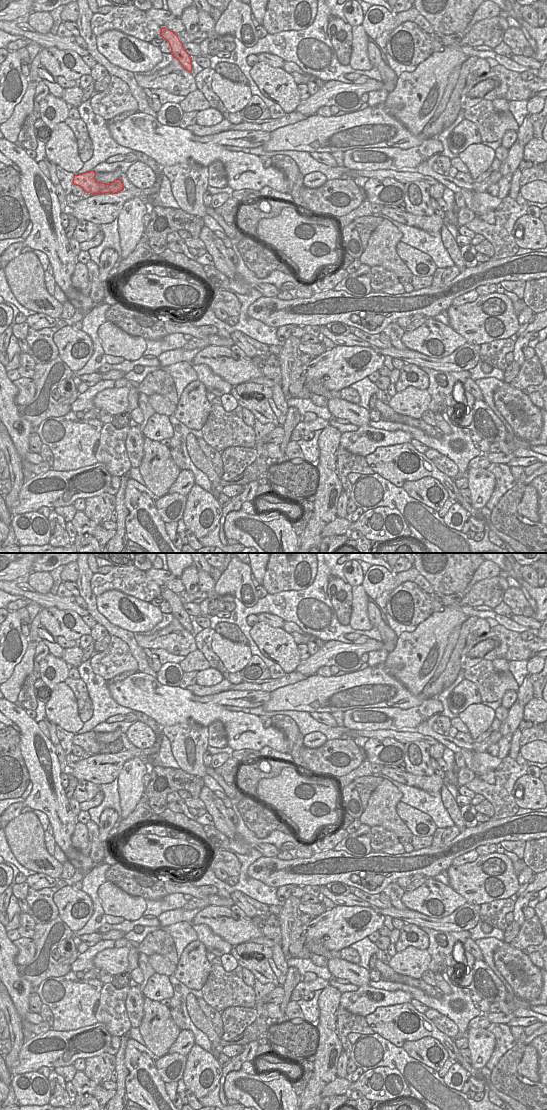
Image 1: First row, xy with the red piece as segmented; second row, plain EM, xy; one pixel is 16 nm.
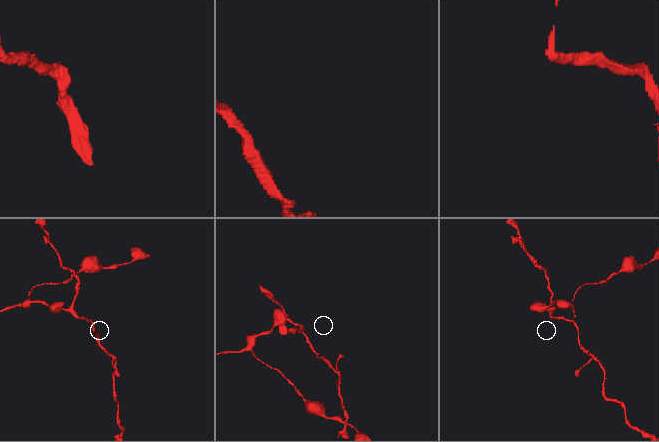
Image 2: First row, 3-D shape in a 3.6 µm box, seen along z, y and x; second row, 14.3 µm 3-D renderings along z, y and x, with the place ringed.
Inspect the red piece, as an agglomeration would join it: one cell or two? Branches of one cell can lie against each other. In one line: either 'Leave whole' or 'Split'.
Split

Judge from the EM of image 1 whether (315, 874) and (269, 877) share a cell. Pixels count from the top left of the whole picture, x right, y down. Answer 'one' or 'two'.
one

